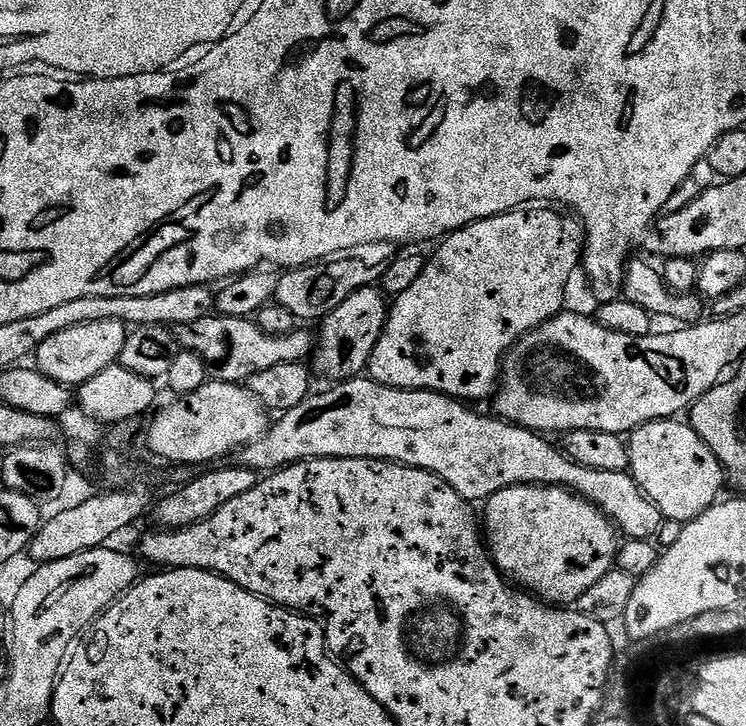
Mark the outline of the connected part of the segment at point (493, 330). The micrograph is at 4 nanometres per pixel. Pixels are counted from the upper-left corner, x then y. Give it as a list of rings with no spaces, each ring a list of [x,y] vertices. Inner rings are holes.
[[[540,206],[537,212],[532,210],[506,210],[501,216],[475,220],[465,228],[459,228],[456,232],[450,232],[439,241],[436,253],[427,257],[422,274],[401,296],[391,301],[388,309],[388,321],[374,346],[374,354],[370,358],[366,369],[367,375],[385,384],[388,388],[407,388],[409,392],[441,392],[444,396],[451,396],[453,400],[461,402],[473,402],[472,400],[484,400],[495,393],[500,374],[504,366],[504,357],[508,355],[517,342],[528,332],[532,332],[538,326],[542,326],[548,320],[565,311],[564,295],[568,292],[568,283],[572,275],[578,272],[582,264],[582,253],[584,250],[584,229],[571,215],[557,210],[552,206]]]

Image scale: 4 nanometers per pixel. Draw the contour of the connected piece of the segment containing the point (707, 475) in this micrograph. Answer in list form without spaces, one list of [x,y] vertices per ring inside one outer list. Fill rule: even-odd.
[[[683,419],[651,420],[627,437],[628,472],[644,491],[644,496],[664,516],[682,525],[697,520],[707,508],[721,499],[726,473],[716,455],[698,438],[691,423]]]

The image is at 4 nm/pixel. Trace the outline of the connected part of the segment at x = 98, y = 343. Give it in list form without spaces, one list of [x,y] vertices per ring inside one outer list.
[[[107,320],[106,322],[90,322],[86,326],[74,326],[70,330],[62,330],[62,334],[54,334],[54,338],[46,338],[42,346],[34,354],[34,367],[46,378],[69,386],[79,386],[90,382],[102,370],[119,361],[122,350],[128,341],[129,329],[122,322]]]

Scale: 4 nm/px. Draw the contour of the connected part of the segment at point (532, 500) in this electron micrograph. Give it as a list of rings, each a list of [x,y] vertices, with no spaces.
[[[519,484],[513,488],[502,490],[498,494],[494,494],[483,505],[484,516],[482,512],[482,528],[486,533],[486,544],[490,549],[490,555],[493,564],[497,569],[513,585],[519,586],[521,589],[527,590],[531,595],[539,598],[541,601],[547,602],[552,606],[572,606],[575,605],[576,600],[582,598],[582,594],[586,590],[594,586],[596,582],[601,581],[606,574],[611,571],[616,563],[616,553],[620,551],[622,543],[621,537],[618,535],[618,529],[599,508],[595,508],[592,503],[576,495],[575,492],[563,486],[541,486],[538,484]]]

